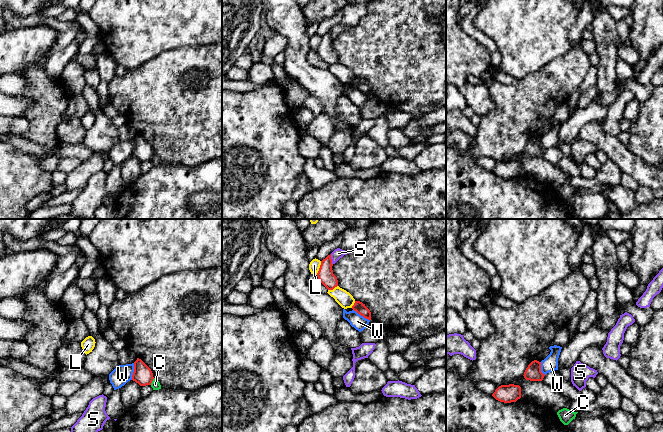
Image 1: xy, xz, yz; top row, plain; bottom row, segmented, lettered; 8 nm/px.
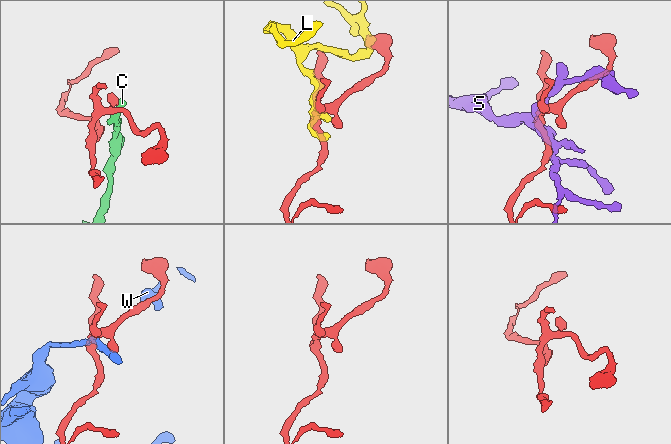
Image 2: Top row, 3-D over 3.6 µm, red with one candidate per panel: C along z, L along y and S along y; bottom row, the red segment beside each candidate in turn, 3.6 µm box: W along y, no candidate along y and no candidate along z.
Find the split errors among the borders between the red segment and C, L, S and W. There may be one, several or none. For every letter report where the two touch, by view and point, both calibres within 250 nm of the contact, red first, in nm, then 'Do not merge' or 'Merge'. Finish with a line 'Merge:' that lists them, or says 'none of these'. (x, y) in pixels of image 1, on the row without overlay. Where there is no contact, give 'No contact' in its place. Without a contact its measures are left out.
C: Touches red at xy (152, 156). Thickness 150 nm (red) against 70 nm. Do not merge
L: Touches red at xz (319, 44). Thickness 130 nm (red) against 90 nm. Do not merge
S: Touches red at xz (331, 35). Thickness 130 nm (red) against 90 nm. Do not merge
W: Touches red at xy (134, 147). Thickness 150 nm (red) against 150 nm. Do not merge
Merge: none of these

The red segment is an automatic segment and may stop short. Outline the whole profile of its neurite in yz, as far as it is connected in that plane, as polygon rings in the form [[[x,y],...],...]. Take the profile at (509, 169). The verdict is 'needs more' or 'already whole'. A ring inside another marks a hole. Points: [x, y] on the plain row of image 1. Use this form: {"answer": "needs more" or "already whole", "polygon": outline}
{"answer": "already whole", "polygon": [[[514,160],[501,161],[495,166],[492,172],[500,178],[516,178],[521,174],[521,163]]]}

